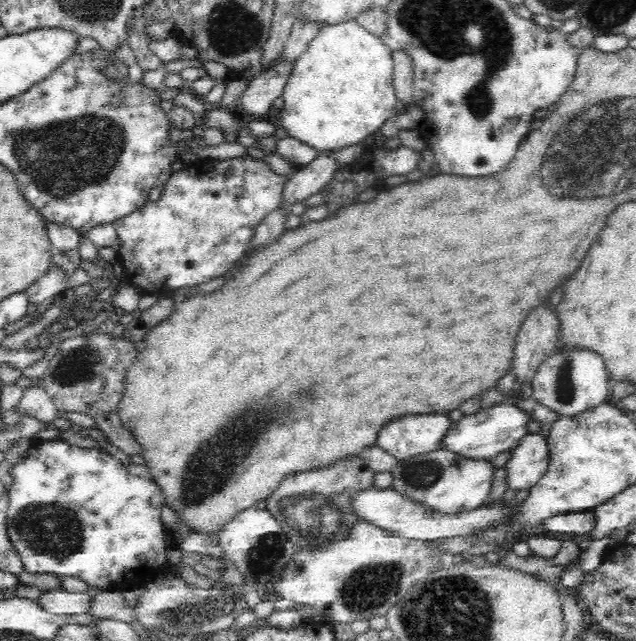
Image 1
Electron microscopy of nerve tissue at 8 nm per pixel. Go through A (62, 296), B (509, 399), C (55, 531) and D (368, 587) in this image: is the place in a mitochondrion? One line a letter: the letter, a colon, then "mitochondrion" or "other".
A: other
B: other
C: mitochondrion
D: mitochondrion

